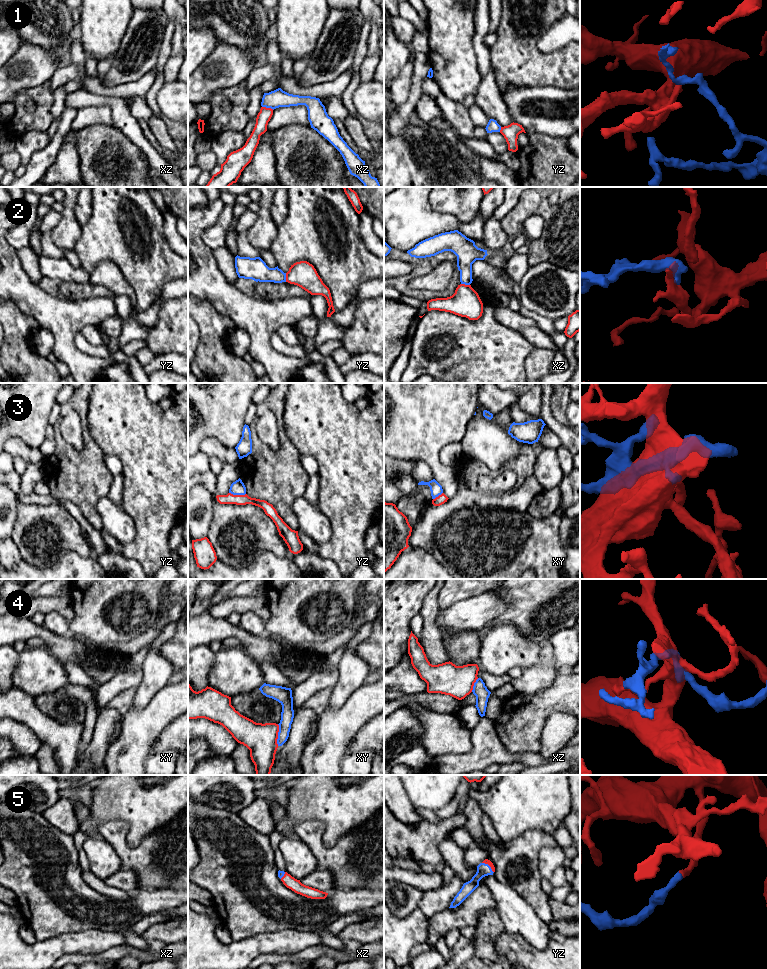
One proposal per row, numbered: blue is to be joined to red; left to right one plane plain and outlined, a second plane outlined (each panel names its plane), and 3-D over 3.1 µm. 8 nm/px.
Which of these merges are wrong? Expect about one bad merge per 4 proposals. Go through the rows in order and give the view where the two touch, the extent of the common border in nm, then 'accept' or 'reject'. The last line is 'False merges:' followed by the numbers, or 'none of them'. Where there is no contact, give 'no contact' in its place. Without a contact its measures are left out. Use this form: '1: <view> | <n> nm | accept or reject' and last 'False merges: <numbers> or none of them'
1: xz | 100 nm | reject
2: yz | 70 nm | reject
3: yz | 140 nm | reject
4: xy | 180 nm | reject
5: yz | 130 nm | accept
False merges: 1, 2, 3, 4

